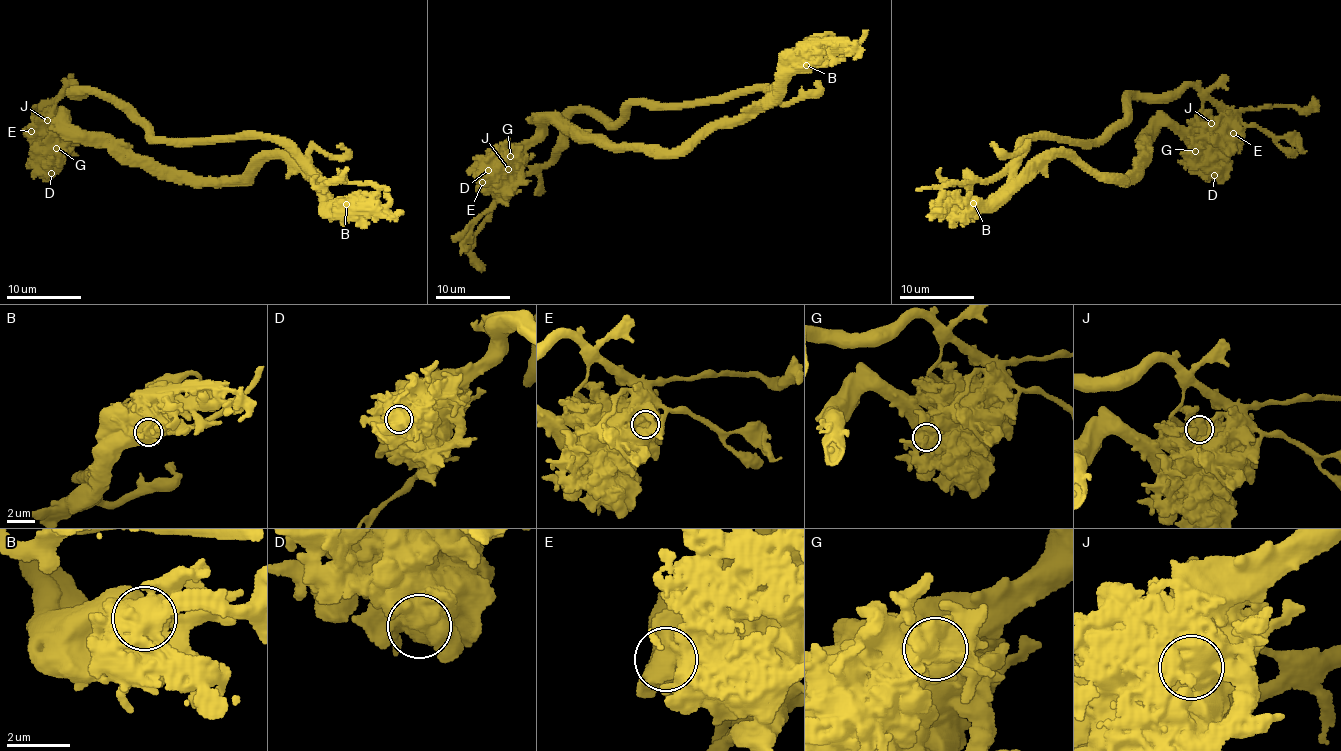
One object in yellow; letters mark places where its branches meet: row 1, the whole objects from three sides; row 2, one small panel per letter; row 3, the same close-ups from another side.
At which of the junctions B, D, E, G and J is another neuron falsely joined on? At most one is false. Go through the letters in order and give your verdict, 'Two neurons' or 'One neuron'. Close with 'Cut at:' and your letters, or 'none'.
B: Two neurons
D: One neuron
E: One neuron
G: One neuron
J: One neuron
Cut at: B

